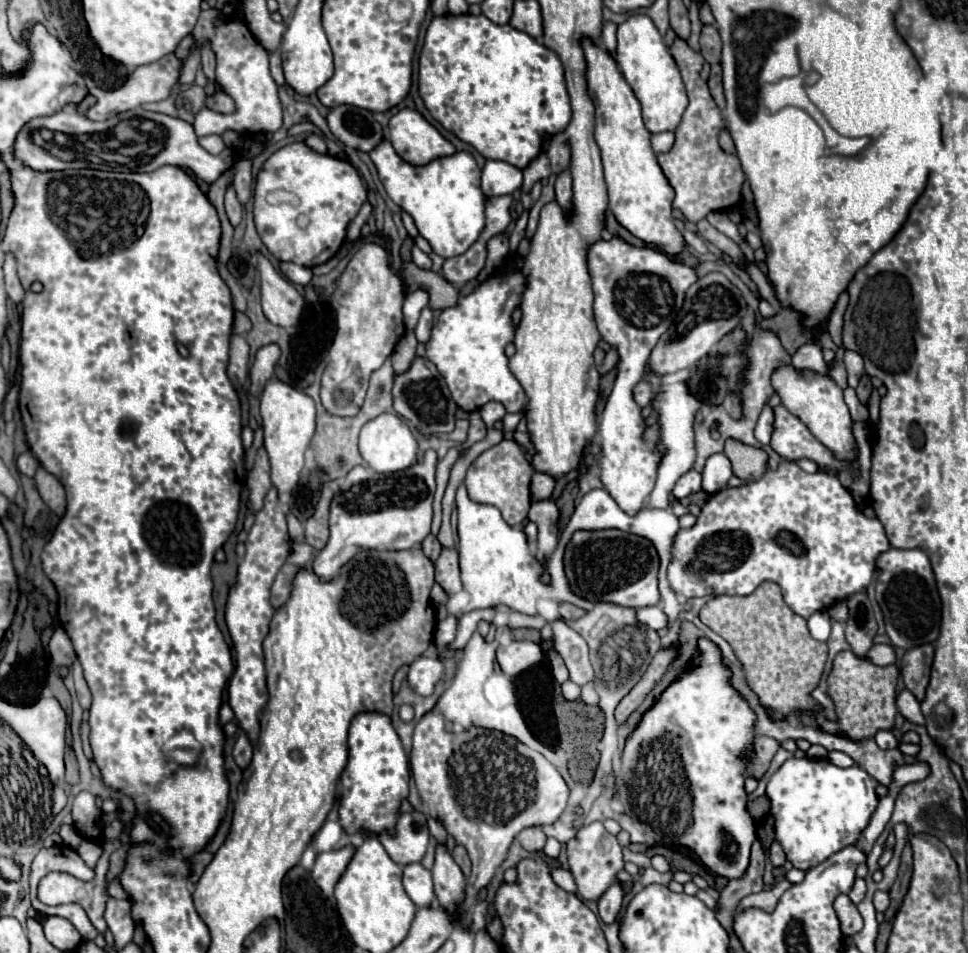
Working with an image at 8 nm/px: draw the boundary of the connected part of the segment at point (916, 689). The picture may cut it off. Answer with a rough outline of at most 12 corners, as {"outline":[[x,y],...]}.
{"outline":[[915,646],[901,660],[903,682],[925,696],[933,646]]}

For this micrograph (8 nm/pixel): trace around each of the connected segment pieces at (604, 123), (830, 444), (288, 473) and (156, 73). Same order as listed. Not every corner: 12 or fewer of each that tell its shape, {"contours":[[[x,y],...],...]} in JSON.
{"contours":[[[583,40],[609,210],[667,256],[687,242],[641,104]],[[781,364],[771,386],[837,458],[857,466],[853,422],[831,376]],[[271,378],[261,392],[271,482],[291,492],[315,402]],[[167,54],[139,66],[113,92],[99,90],[85,116],[109,120],[165,100],[181,62]]]}

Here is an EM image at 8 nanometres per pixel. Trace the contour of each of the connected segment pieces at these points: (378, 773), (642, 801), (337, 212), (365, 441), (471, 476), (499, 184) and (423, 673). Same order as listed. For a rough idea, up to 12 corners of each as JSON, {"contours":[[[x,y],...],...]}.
{"contours":[[[389,716],[349,728],[339,822],[395,828],[409,764]],[[721,650],[643,716],[623,806],[719,876],[747,870],[755,714]],[[293,142],[255,184],[277,260],[313,268],[341,248],[367,190],[345,160]],[[397,414],[361,430],[359,452],[375,472],[415,464],[419,444]],[[515,440],[469,466],[473,502],[499,508],[509,526],[527,520],[533,468]],[[487,160],[481,188],[485,196],[513,194],[523,172],[507,162]],[[417,658],[407,680],[421,696],[431,696],[445,666],[439,658]]]}

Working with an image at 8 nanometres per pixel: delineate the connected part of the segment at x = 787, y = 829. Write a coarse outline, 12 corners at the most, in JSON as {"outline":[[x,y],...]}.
{"outline":[[787,760],[767,782],[775,840],[809,870],[879,802],[857,764]]}

